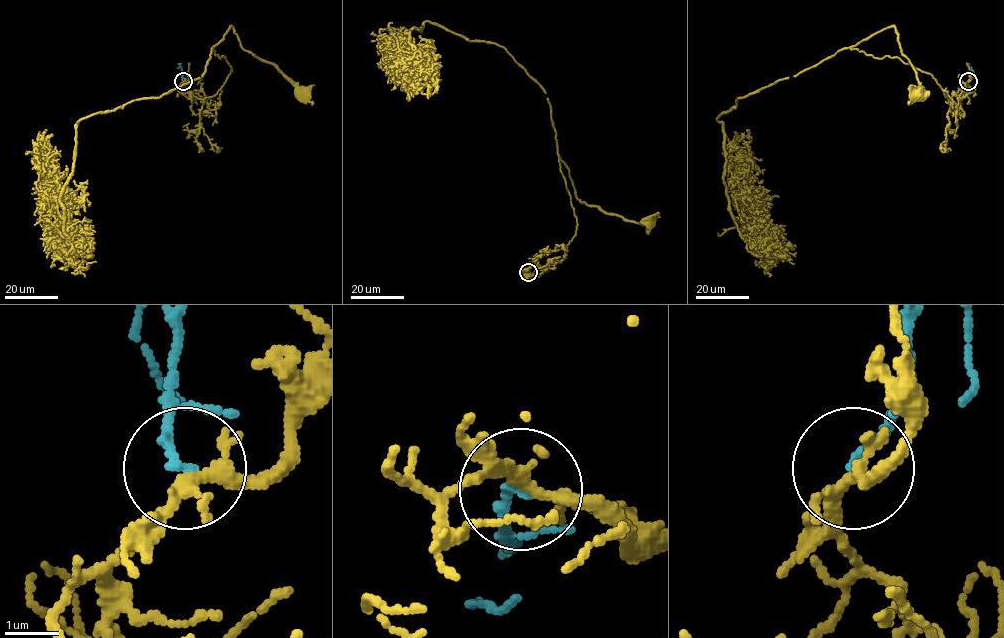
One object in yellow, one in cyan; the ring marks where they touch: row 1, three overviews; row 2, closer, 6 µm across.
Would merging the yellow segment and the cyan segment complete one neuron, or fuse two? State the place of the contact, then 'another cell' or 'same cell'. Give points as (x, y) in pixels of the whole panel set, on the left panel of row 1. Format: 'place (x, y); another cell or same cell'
place (183, 81); same cell

